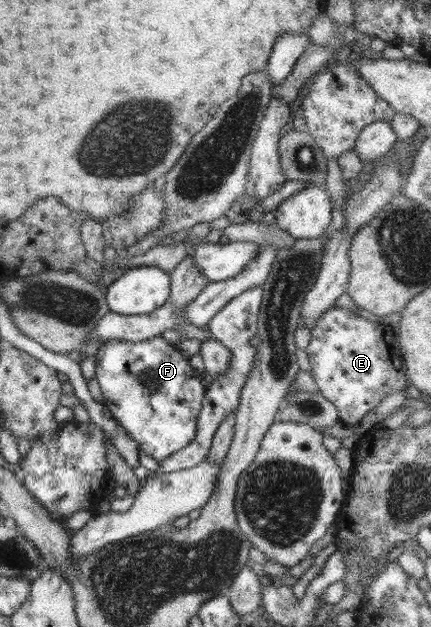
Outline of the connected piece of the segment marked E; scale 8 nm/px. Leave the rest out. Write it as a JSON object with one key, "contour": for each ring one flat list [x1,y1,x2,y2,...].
{"contour":[[336,306,329,309,319,317,319,322,311,330,311,341,305,351,311,363,311,375,319,387,319,392,335,405,341,421,349,426,357,426,361,419,370,415,375,406,390,393,406,389,408,379,401,365,397,332,387,325,369,322,367,315,363,313,353,313,349,309]]}

